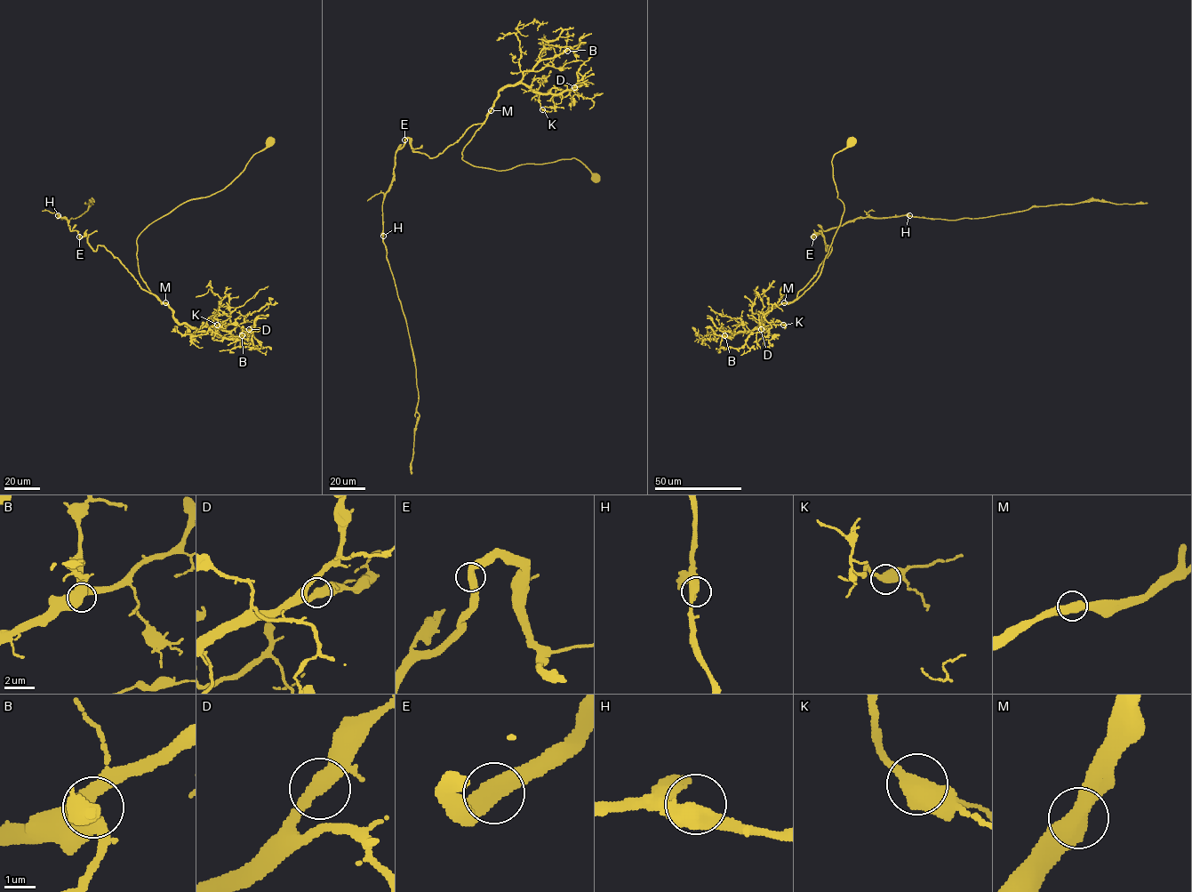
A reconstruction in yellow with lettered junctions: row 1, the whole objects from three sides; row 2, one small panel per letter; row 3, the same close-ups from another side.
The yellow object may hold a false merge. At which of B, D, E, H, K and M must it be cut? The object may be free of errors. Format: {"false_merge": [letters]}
{"false_merge": []}

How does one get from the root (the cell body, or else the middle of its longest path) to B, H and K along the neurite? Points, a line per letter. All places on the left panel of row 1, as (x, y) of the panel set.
B: (270, 141), (224, 188), (180, 204), (149, 223), (137, 240), (140, 277), (180, 324), (221, 337), (242, 335)
H: (270, 141), (224, 188), (183, 203), (140, 234), (140, 275), (157, 298), (58, 215)
K: (270, 141), (224, 188), (180, 204), (149, 223), (137, 240), (140, 275), (176, 320), (197, 328), (217, 325)

